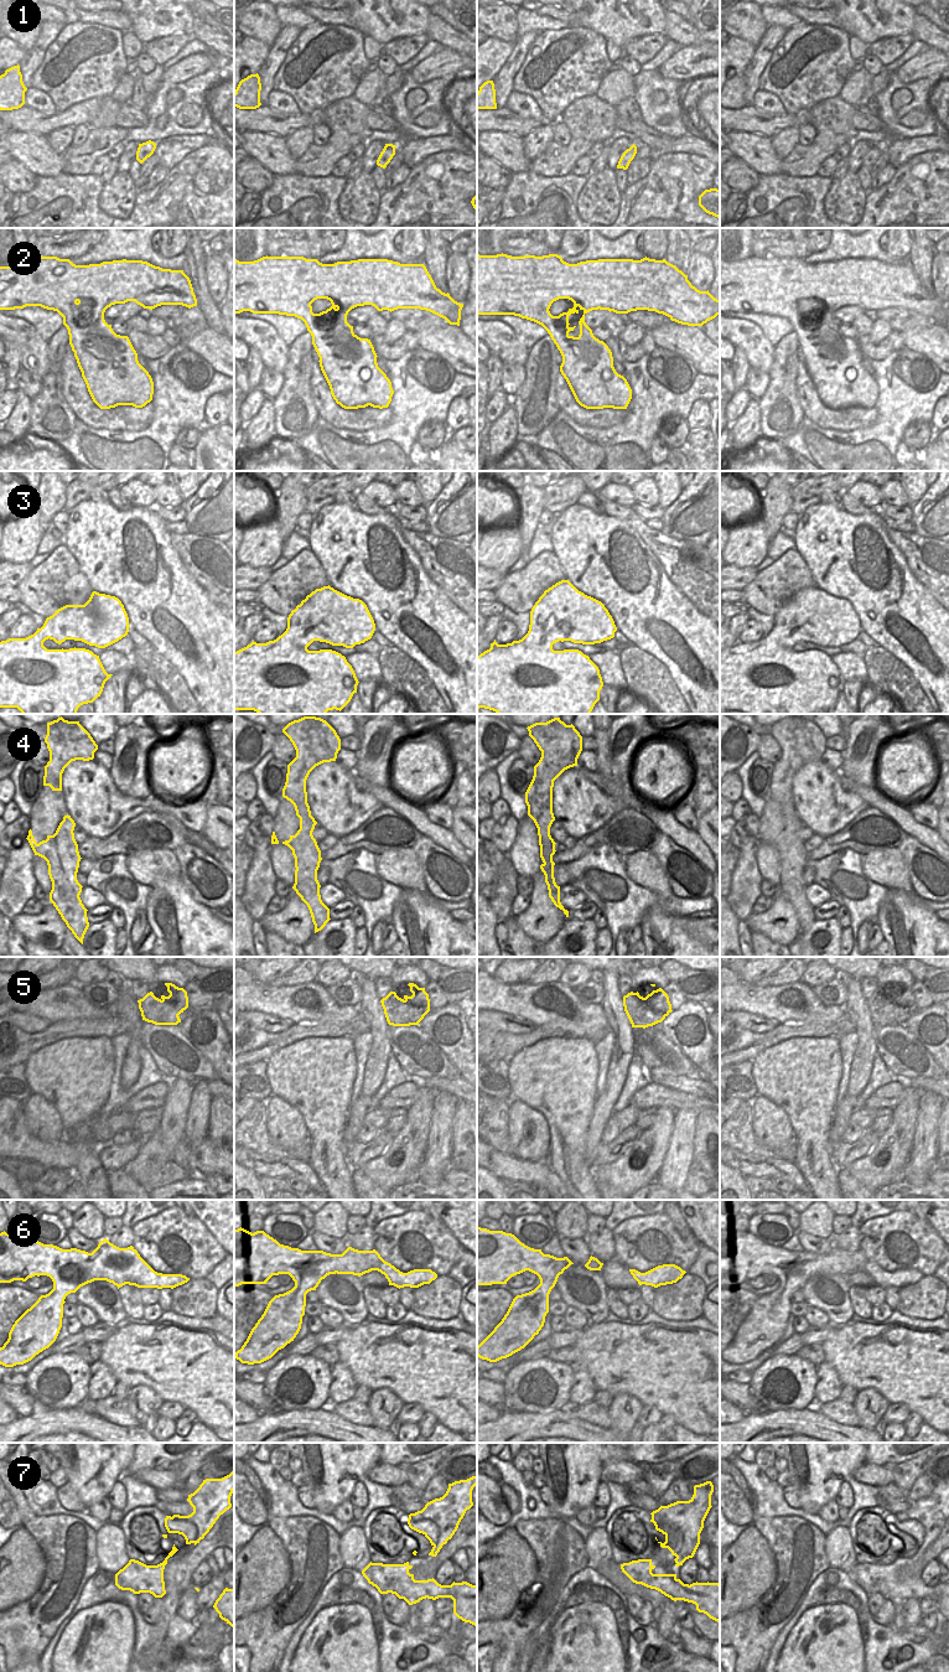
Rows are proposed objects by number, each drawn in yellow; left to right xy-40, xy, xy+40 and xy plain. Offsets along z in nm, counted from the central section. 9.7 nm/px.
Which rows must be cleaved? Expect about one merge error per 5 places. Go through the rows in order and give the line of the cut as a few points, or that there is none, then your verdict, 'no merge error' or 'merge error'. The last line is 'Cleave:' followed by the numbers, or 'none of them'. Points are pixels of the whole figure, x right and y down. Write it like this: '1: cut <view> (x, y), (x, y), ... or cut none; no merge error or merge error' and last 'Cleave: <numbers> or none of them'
1: cut none; no merge error
2: cut none; no merge error
3: cut none; no merge error
4: cut none; no merge error
5: cut none; no merge error
6: cut none; no merge error
7: cut none; no merge error
Cleave: none of them

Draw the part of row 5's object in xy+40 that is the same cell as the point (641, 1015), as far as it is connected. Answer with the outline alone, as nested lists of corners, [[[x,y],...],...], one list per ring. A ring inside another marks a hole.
[[[662,988],[645,998],[631,992],[623,997],[623,1006],[632,1027],[643,1029],[662,1023],[673,1011],[669,997]]]

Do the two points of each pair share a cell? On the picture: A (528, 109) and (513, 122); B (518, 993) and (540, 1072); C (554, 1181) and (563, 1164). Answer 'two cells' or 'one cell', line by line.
A: two cells
B: two cells
C: two cells

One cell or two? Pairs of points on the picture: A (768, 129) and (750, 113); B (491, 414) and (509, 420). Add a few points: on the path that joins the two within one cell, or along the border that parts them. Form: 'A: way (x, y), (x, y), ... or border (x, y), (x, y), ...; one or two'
A: way (763, 124), (755, 118); one
B: border (509, 403), (489, 424); two

